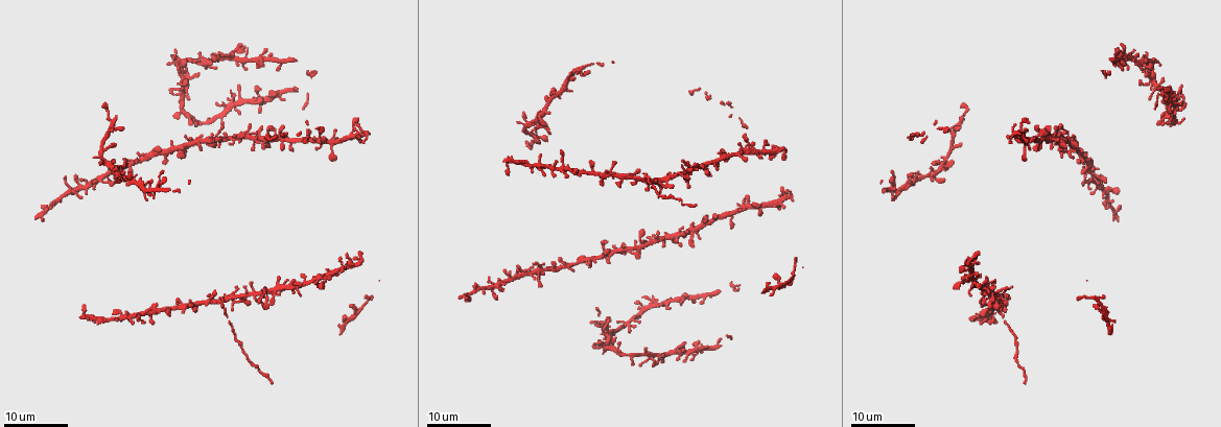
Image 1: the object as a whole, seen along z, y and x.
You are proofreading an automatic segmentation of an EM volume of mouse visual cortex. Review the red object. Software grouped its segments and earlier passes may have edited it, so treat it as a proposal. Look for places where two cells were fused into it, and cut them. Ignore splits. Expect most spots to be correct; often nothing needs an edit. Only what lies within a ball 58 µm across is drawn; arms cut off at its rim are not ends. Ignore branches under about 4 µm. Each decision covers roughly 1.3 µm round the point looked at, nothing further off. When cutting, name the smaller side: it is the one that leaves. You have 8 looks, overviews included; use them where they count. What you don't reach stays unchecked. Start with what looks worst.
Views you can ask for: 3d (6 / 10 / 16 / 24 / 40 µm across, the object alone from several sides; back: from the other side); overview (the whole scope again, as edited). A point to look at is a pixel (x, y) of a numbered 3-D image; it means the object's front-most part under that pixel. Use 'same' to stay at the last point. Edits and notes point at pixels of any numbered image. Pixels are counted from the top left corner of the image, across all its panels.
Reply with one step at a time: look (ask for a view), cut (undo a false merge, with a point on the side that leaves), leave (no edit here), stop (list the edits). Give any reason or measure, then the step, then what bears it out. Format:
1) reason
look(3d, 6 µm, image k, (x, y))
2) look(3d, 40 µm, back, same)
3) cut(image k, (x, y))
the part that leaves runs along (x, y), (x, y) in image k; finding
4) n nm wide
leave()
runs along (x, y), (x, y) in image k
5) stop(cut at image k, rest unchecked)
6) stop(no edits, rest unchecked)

four or more arms meet
look(3d, 24 µm, image 1, (222, 306))

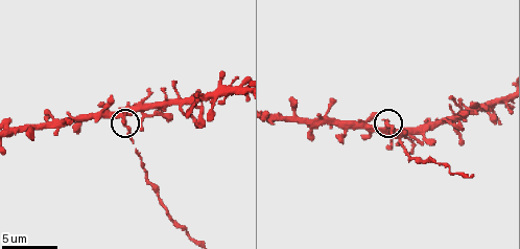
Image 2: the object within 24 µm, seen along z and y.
look(3d, 10 µm, image 2, (124, 123))

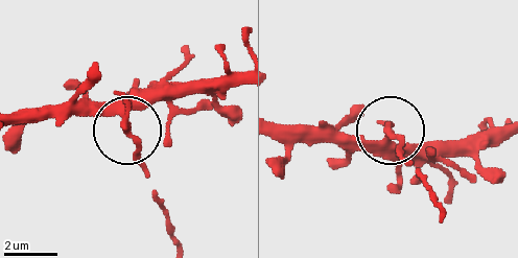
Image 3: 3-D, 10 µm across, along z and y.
4 arms
cut(image 3, (134, 153))
the part that leaves runs along (122, 120), (173, 239) in image 3; two cells meet here

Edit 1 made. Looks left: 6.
look(overview)

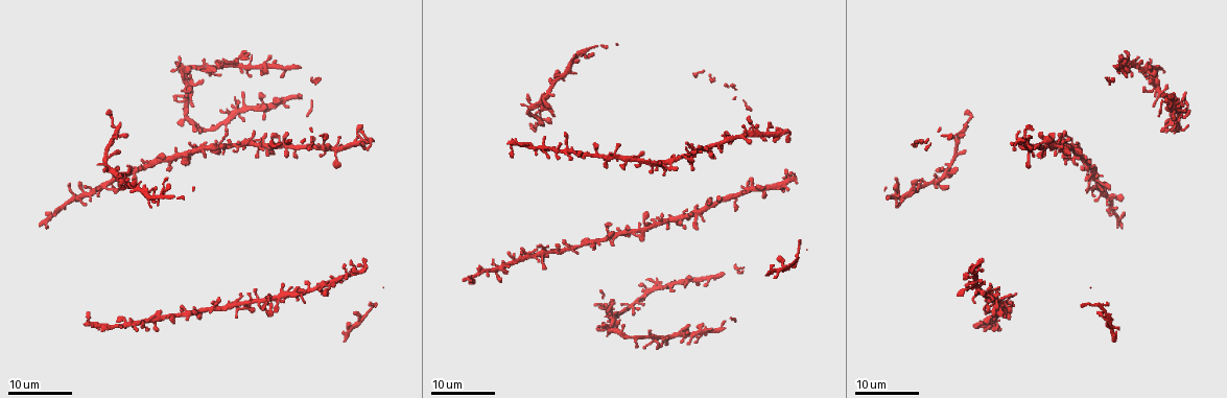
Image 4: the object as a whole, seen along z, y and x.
a fork
look(3d, 24 µm, image 4, (733, 195))

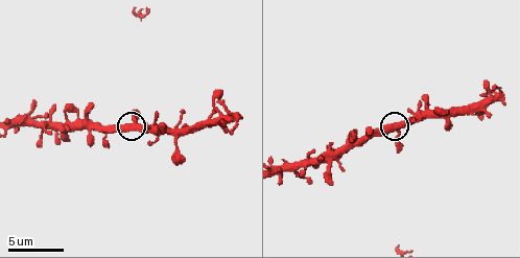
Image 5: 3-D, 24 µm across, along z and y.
zoom in
look(3d, 10 µm, image 5, (395, 128))

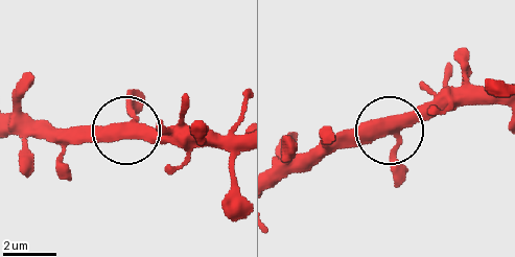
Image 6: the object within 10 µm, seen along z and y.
3 arms
leave()
all the same cell

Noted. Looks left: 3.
three-way junction
look(3d, 10 µm, image 5, (176, 138))

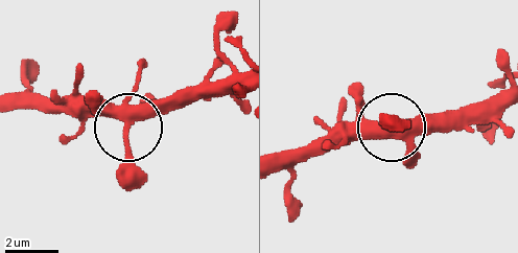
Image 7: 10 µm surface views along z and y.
3 arms
leave()
all the same cell

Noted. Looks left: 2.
a fork
look(3d, 24 µm, image 4, (1173, 121))

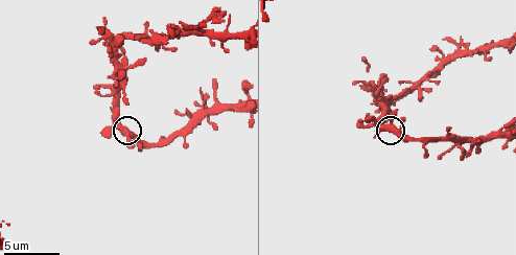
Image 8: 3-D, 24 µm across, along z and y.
zoom in
look(3d, 10 µm, image 8, (127, 131))

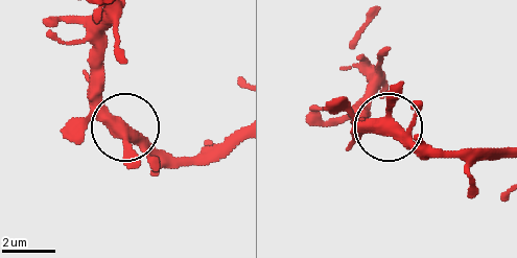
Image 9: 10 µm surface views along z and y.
3 arms
leave()
one cell here

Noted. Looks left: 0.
stop(cut at image 3, rest unchecked)

